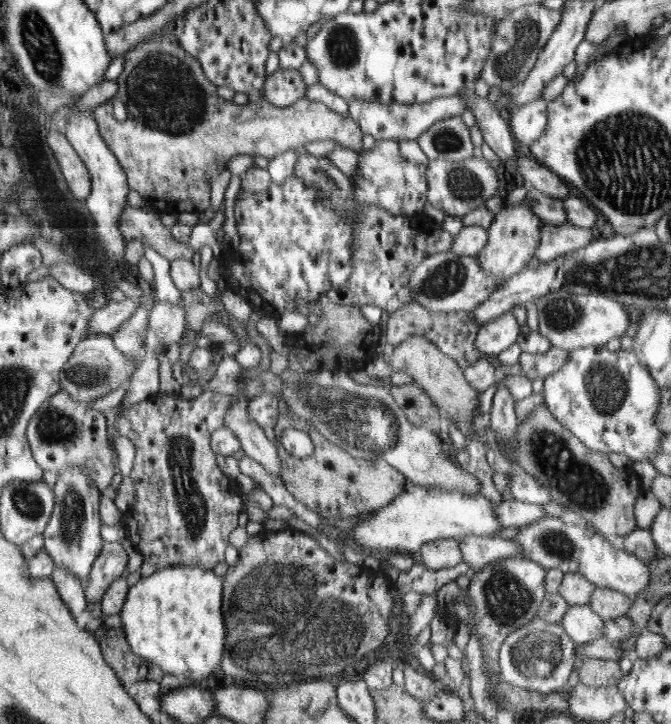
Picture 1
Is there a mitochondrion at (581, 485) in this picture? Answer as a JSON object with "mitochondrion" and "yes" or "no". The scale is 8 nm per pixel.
{"mitochondrion":"yes"}

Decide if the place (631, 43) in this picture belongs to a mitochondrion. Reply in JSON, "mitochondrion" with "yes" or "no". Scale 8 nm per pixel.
{"mitochondrion":"no"}

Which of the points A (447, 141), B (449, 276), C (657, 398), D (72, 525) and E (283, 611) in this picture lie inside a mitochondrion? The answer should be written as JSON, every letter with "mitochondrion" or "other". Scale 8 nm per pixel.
{"A":"mitochondrion","B":"mitochondrion","C":"other","D":"mitochondrion","E":"mitochondrion"}

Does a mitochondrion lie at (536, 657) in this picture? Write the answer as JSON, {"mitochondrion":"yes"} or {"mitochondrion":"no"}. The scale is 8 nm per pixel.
{"mitochondrion":"yes"}

